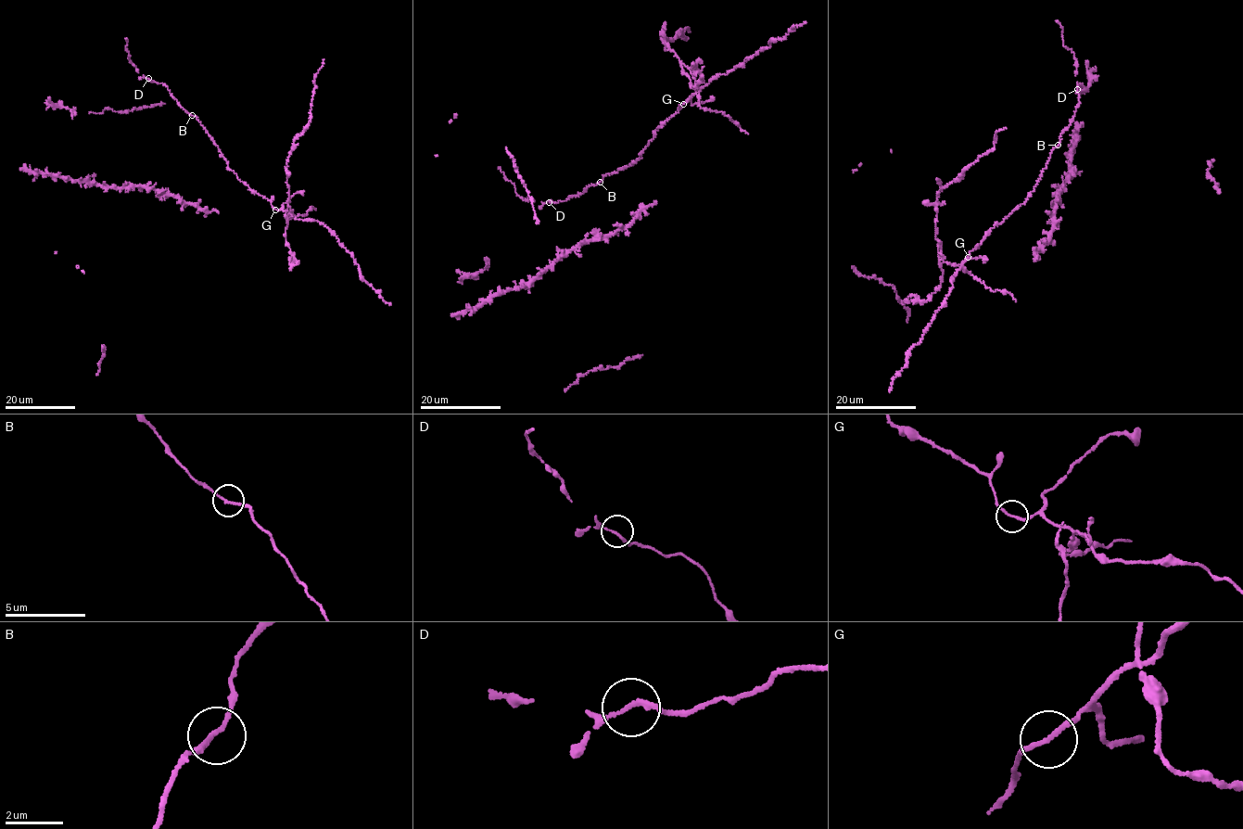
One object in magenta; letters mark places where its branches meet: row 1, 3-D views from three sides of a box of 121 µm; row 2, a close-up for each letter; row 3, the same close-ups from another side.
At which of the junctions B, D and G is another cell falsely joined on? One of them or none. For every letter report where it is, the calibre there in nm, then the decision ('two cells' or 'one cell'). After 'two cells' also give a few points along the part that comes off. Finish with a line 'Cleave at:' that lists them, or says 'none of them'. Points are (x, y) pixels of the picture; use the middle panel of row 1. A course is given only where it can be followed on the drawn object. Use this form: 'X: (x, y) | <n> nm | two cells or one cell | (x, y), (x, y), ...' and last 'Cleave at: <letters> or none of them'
B: (600, 182) | 150 nm | one cell
D: (549, 202) | 160 nm | one cell
G: (683, 104) | 160 nm | two cells | (684, 104), (696, 93), (696, 82), (661, 38), (669, 40), (680, 31), (685, 39), (686, 28), (690, 32)
Cleave at: G

